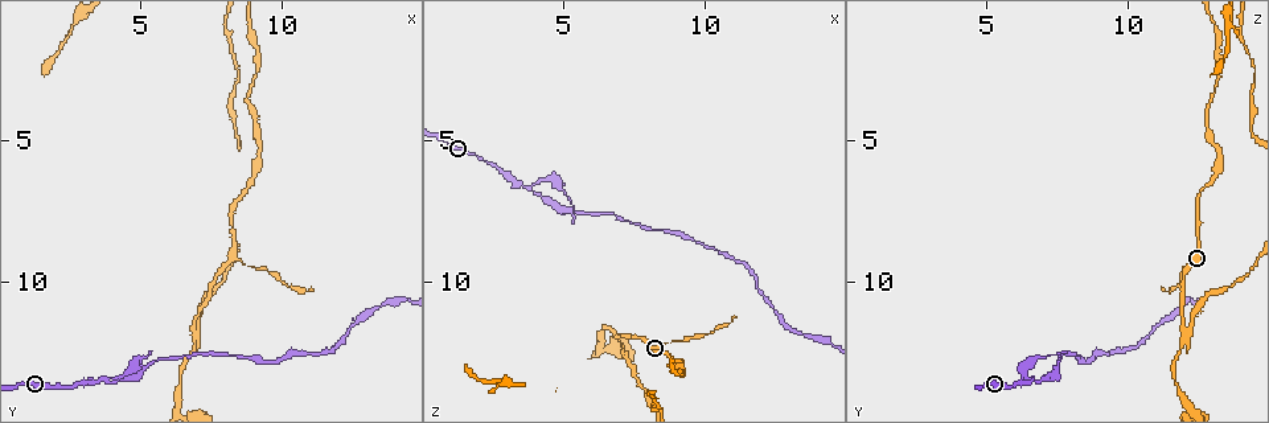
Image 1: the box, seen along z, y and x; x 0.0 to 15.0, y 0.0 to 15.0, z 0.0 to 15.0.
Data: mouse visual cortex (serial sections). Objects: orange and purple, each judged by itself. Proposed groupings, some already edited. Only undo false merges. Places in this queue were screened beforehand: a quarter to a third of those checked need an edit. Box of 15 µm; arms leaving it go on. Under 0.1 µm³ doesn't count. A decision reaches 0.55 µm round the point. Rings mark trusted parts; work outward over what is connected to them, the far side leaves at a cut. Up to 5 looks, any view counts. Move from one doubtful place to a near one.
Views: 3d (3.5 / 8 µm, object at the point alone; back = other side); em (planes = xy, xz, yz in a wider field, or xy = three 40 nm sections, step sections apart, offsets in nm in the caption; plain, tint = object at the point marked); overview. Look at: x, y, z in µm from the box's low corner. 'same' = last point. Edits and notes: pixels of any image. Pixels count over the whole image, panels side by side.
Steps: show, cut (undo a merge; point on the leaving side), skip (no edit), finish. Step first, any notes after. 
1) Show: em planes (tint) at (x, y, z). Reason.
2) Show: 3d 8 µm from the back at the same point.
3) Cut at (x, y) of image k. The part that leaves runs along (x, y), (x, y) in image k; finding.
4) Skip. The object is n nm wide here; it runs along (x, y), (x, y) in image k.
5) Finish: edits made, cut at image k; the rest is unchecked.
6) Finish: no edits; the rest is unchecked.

Show: 3d 3.5 µm at (6.9, 11.5, 12.0). Sharp bend.

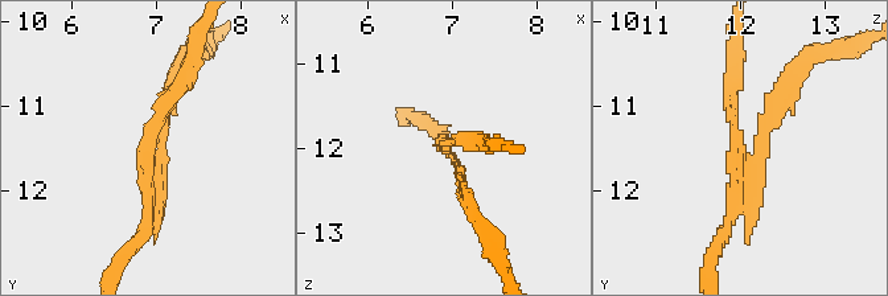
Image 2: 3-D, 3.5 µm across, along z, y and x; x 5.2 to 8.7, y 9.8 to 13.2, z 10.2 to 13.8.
Show: em xy step 2 (tint) at (6.95, 11.50, 12.00).

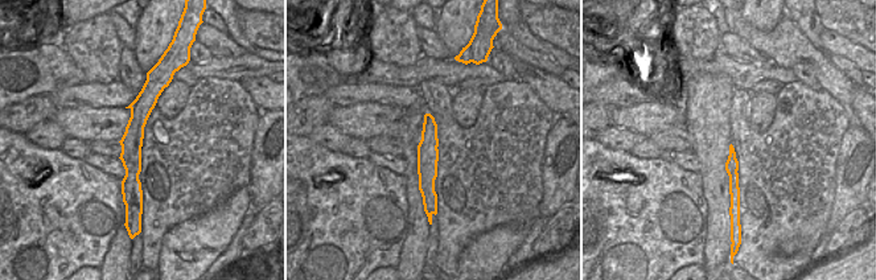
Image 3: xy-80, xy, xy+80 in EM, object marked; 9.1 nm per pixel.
Cut at (777, 119) of image 2. The arms are 150, 200, 200 nm wide; the part that leaves runs along (751, 155), (792, 78), (819, 54) in image 2; a second cell is stuck on.

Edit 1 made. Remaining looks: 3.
Show: 3d 3.5 µm at (3.6, 13.6, 6.6). Narrows sharply.

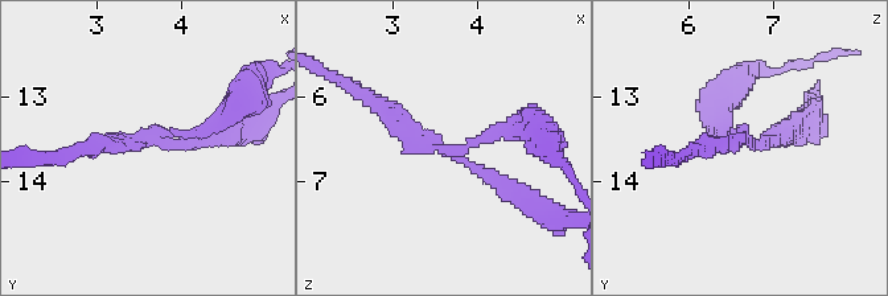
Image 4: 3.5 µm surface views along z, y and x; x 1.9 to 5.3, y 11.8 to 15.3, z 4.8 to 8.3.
Show: em xy step 2 (tint) at (3.60, 13.50, 6.70). 3 arms meet here; the arms are 150, 200, 200 nm wide; need the tissue.

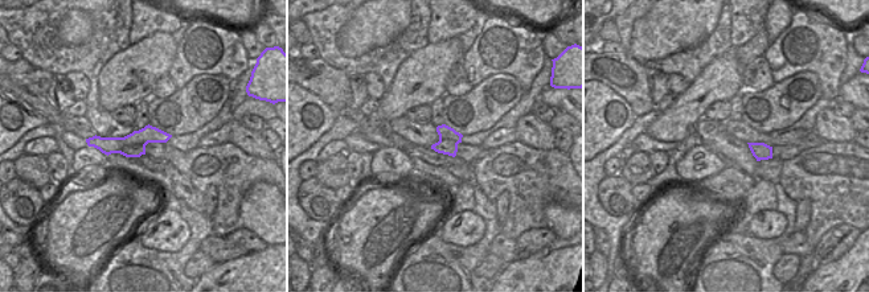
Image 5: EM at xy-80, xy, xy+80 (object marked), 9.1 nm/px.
Cut at (727, 110) of image 4. The part that leaves runs along (735, 132), (720, 103), (759, 72) in image 4; a second cell is stuck on.

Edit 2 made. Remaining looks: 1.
Finish: edits made, cut at image 2, cut at image 4; the rest is unchecked.

